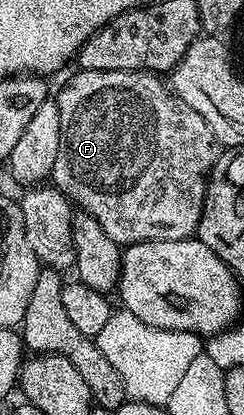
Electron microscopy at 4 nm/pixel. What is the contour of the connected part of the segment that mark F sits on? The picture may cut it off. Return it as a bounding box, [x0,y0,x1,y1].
[52,70,219,246]

